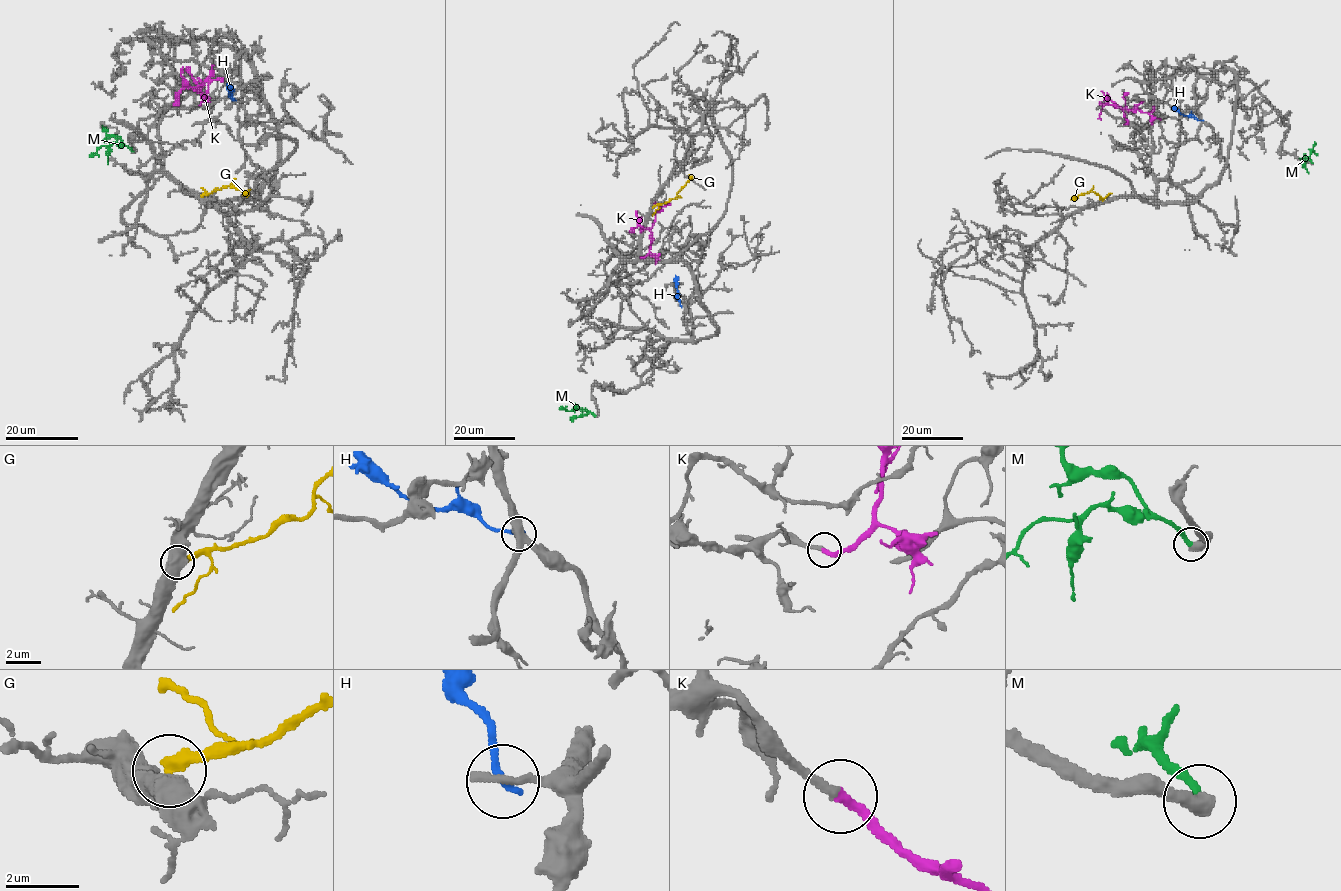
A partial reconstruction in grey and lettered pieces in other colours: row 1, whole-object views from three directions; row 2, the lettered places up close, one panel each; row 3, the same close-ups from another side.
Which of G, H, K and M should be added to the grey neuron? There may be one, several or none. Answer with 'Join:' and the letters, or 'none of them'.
Join: K, M

